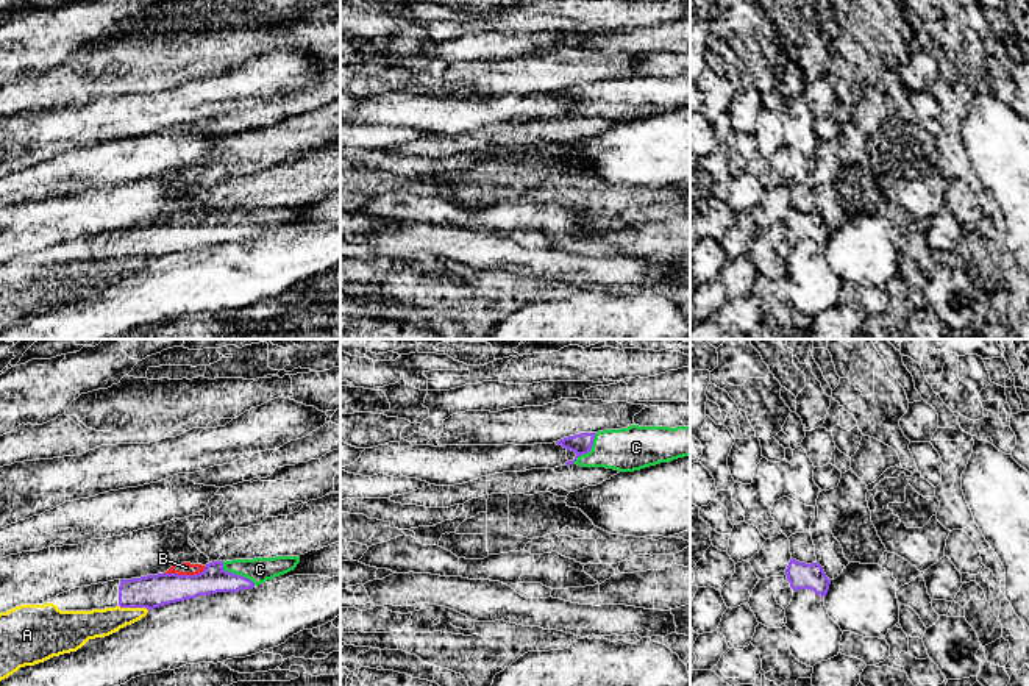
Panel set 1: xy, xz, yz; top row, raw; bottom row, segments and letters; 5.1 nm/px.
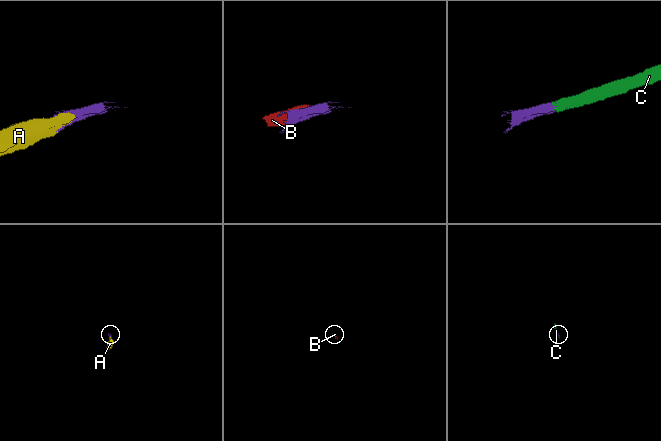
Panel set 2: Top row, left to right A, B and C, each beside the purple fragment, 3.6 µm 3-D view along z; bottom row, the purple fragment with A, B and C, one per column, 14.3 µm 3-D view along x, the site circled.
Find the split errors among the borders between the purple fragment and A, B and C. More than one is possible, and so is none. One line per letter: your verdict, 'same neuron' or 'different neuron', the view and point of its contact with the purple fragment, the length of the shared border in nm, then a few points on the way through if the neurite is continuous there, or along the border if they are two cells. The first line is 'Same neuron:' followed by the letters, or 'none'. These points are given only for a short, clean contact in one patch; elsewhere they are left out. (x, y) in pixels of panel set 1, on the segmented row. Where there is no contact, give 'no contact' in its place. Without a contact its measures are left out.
Same neuron: A, B, C
A: same neuron | xy (135, 607) | 160 nm
B: same neuron | xy (185, 575) | 220 nm
C: same neuron | xy (238, 575) | 200 nm

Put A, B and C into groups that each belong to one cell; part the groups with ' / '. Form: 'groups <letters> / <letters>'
groups A B C

